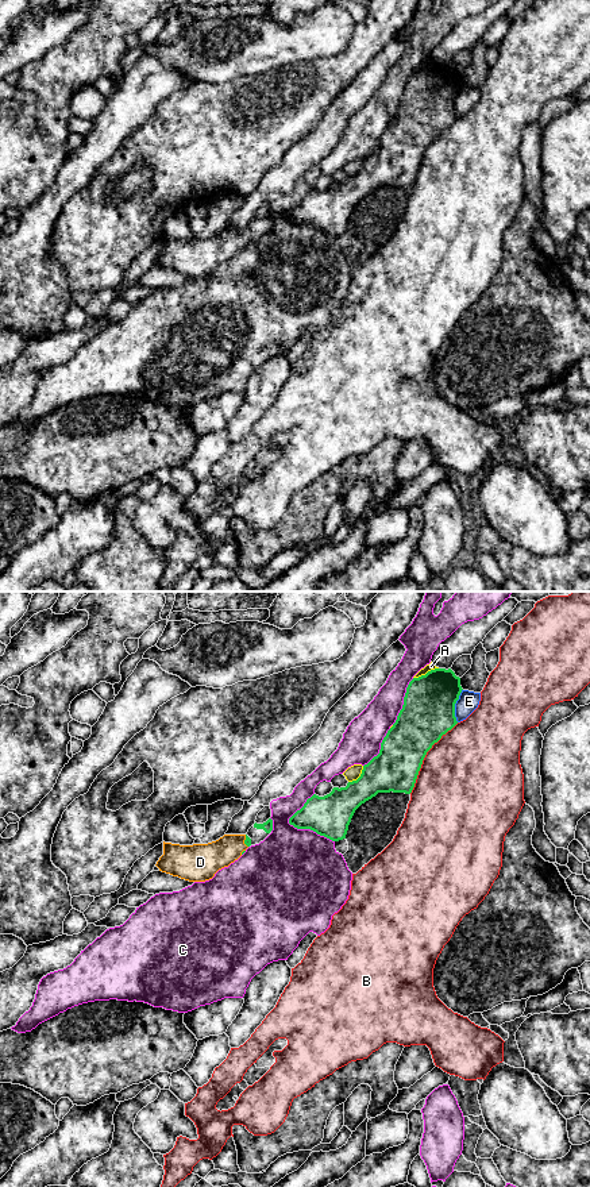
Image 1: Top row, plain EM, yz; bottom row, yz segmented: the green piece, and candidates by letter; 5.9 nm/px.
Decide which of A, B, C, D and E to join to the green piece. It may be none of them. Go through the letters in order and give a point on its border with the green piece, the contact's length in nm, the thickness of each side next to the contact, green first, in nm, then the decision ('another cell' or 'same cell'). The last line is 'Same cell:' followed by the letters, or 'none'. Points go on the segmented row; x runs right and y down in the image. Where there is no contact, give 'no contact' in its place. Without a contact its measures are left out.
A: meets green in yz at (427, 673); contact 170 nm long; 320 nm thick on the green side, 50 nm on the other; another cell
B: meets green in yz at (424, 756); contact 500 nm long; 300 nm thick on the green side, 500 nm on the other; another cell
C: meets green in yz at (297, 828); contact 320 nm long; 260 nm thick on the green side, 500 nm on the other; another cell
D: meets green in yz at (245, 841); contact 80 nm long; 50 nm thick on the green side, 190 nm on the other; same cell
E: meets green in yz at (454, 705); contact 200 nm long; 320 nm thick on the green side, 120 nm on the other; another cell
Same cell: D

